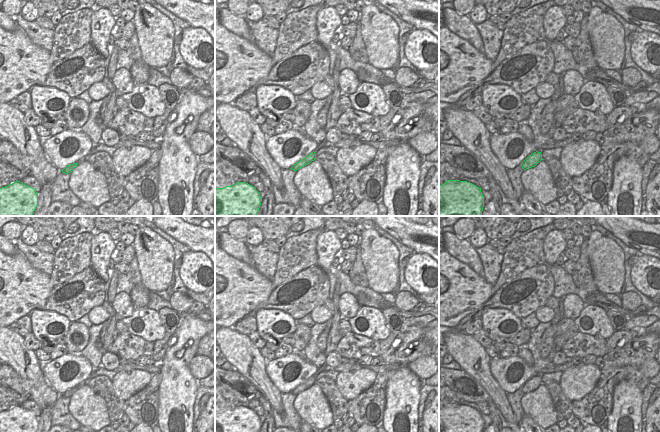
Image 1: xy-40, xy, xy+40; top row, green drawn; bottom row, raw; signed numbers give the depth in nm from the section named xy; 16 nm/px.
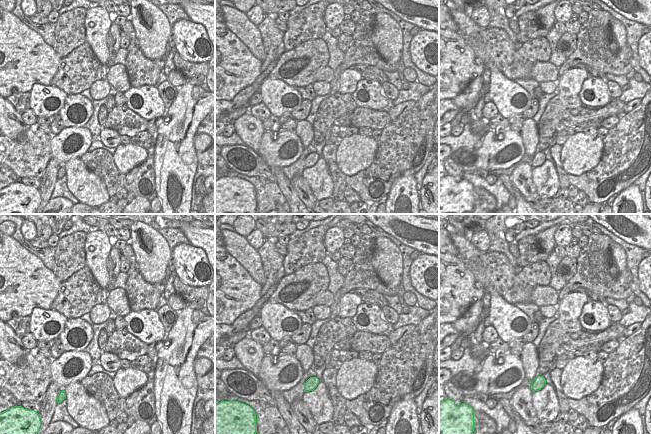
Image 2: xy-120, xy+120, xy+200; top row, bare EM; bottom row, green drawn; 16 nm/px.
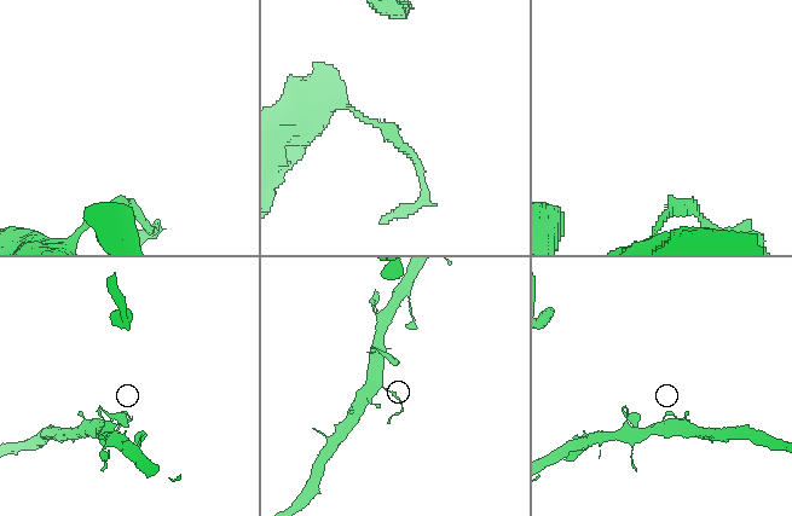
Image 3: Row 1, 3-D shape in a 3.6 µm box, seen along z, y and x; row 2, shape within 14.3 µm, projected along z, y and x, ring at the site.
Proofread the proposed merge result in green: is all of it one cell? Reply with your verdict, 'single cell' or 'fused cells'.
fused cells

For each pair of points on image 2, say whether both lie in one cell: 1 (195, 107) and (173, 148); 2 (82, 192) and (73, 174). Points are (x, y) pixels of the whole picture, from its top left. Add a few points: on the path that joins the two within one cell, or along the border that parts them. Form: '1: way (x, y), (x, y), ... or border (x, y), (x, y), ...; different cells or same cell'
1: way (190, 117), (175, 132), (174, 138); same cell
2: way (82, 188), (82, 183), (77, 178); same cell

